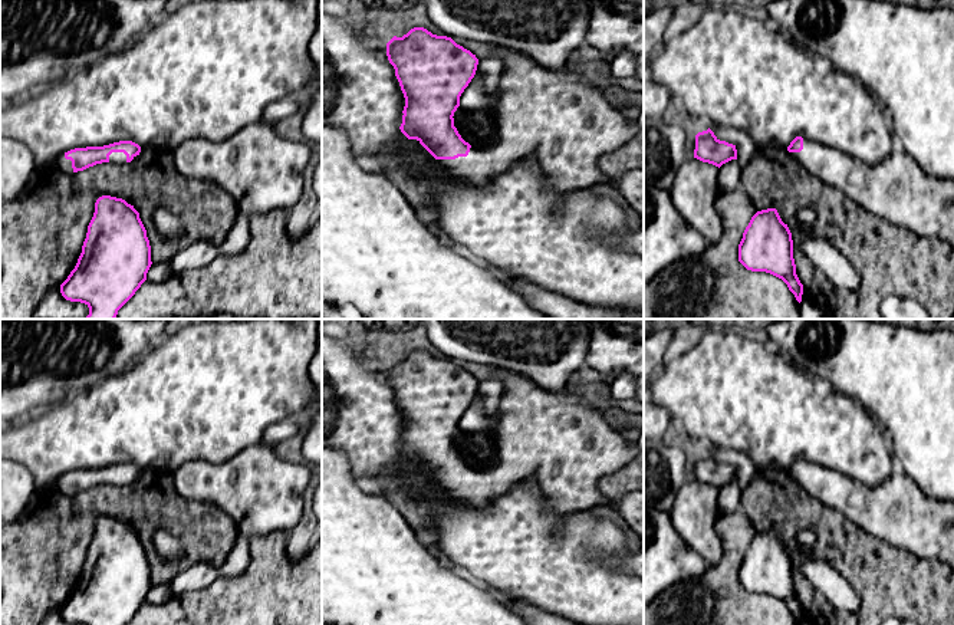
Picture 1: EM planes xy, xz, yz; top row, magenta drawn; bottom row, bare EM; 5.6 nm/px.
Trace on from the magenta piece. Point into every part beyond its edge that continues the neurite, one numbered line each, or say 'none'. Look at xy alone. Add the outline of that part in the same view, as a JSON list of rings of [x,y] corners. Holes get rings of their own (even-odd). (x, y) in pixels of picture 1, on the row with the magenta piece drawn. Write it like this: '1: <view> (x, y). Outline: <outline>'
1: xy (115, 157). Outline: [[[112,152],[109,155],[109,162],[114,162],[114,164],[126,164],[126,155],[124,152]]]

